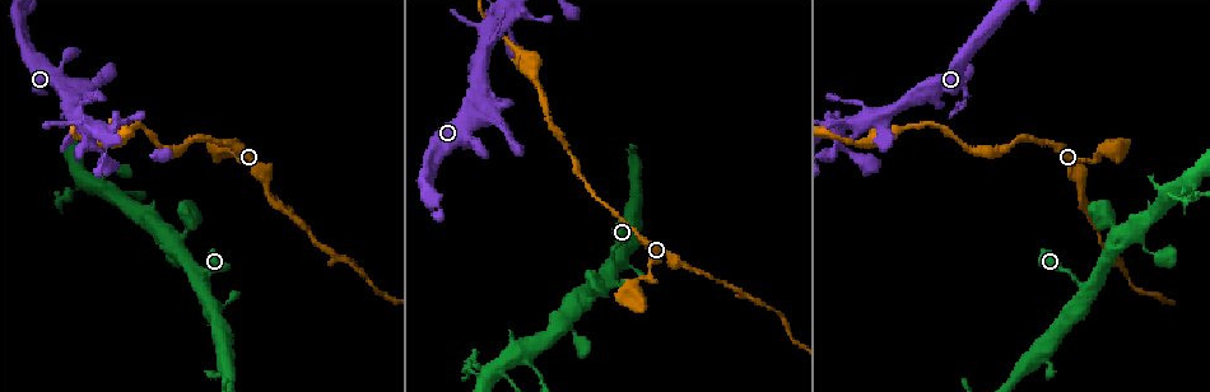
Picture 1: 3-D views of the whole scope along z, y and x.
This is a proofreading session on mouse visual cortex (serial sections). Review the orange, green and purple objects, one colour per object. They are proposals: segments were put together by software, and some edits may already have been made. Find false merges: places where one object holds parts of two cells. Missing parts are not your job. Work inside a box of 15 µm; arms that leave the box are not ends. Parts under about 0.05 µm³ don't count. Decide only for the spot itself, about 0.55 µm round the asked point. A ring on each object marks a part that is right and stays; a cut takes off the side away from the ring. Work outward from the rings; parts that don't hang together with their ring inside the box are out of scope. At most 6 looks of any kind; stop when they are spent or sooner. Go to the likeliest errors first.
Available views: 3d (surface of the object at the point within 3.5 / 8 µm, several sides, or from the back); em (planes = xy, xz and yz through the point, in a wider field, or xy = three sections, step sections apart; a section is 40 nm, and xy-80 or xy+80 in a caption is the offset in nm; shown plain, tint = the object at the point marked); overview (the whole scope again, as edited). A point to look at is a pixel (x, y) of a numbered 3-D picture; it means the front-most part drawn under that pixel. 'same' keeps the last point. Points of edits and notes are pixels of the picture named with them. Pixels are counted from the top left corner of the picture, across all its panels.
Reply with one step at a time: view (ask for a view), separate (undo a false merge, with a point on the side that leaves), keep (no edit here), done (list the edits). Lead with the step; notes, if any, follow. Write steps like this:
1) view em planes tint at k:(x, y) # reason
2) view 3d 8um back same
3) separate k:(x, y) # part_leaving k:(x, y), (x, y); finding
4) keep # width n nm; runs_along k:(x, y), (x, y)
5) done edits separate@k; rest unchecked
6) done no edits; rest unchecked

view 3d 3.5um at 1:(470, 367) # sharp bend

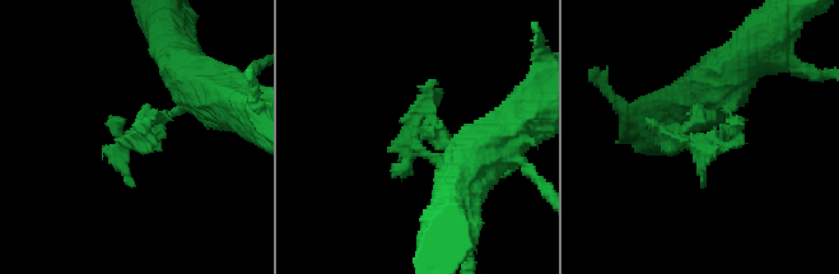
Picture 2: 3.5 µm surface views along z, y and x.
view em planes tint at 2:(712, 138)

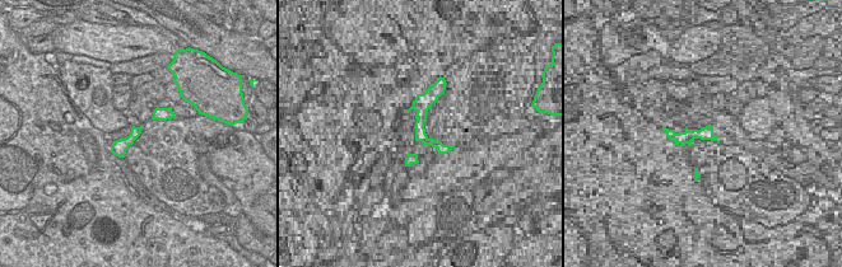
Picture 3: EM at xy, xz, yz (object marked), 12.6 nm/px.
keep # runs_along 2:(484, 144), (465, 165), (414, 144), (433, 79); one cell here

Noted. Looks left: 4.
view 3d 8um at 1:(500, 12) # thin arm on a thick one

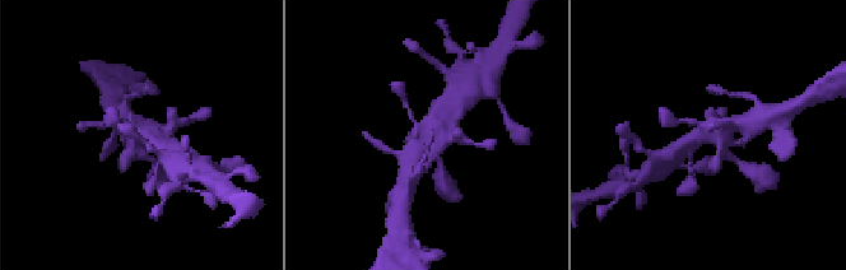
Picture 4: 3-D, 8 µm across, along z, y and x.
view em xy step 1 tint at 4:(426, 135)

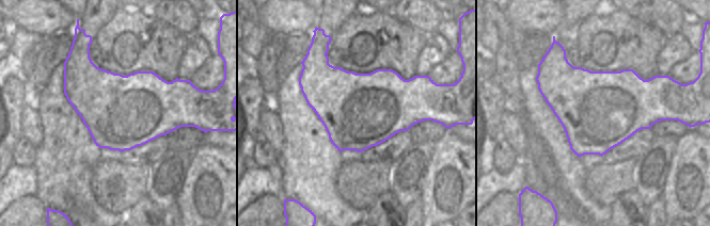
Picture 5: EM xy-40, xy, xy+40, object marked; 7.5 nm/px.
keep # runs_along 4:(409, 175), (426, 136), (445, 117); one cell here

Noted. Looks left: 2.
view 3d 8um at 1:(1110, 150) # sudden change in width

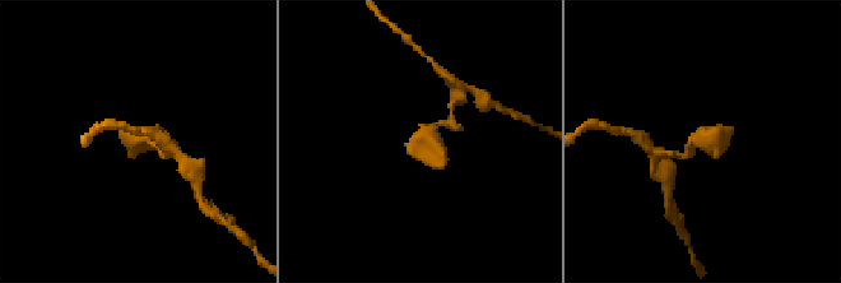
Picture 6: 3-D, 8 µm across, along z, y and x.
view em xy step 2 tint at 6:(144, 137)

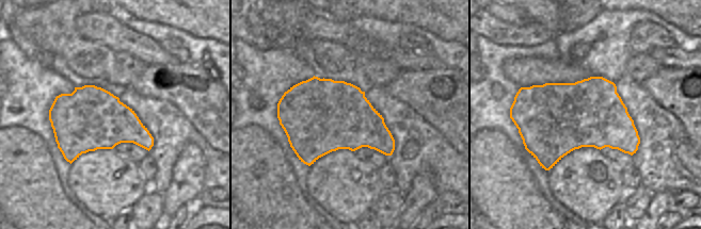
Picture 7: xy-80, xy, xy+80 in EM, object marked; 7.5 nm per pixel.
keep # runs_along 6:(687, 154), (690, 140), (732, 128); one cell here

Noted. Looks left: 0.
done no edits; rest unchecked

